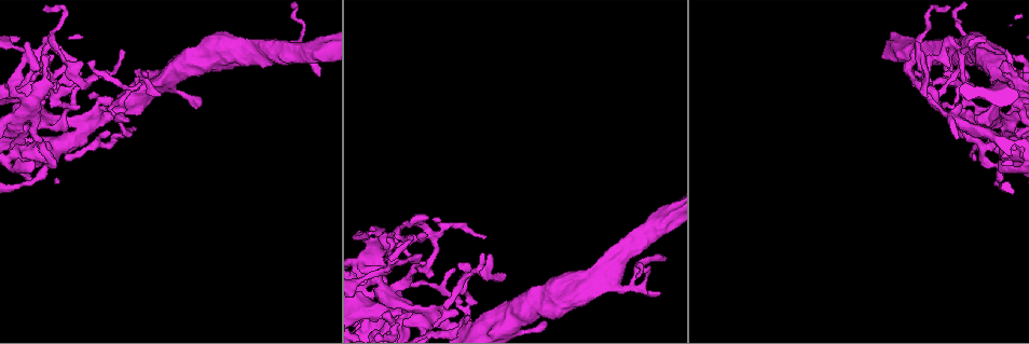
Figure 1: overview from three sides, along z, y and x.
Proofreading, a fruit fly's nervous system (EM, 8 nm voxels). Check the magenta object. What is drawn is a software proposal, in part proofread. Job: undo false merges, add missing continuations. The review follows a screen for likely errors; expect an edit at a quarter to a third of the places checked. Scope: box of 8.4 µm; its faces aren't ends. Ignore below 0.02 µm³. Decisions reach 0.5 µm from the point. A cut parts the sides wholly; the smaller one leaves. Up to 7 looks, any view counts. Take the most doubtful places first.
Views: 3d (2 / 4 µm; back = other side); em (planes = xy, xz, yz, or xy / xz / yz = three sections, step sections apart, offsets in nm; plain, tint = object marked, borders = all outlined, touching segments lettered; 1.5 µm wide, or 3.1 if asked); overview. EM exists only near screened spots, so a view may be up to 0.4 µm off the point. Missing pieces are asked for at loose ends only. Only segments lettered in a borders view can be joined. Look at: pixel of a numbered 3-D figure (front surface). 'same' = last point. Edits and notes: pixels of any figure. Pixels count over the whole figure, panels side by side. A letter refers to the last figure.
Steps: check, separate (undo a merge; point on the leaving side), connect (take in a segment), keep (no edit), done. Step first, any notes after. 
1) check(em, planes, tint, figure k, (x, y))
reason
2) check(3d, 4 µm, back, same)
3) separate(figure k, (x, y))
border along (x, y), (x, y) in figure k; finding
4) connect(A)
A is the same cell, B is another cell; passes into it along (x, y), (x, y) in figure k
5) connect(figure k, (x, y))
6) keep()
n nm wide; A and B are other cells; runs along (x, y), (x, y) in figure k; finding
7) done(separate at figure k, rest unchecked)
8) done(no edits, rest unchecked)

check(3d, 2 µm, figure 1, (423, 235))
branch point

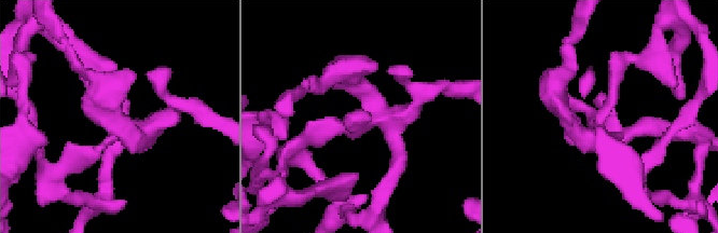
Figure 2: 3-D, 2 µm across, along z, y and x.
check(em, planes, plain, figure 2, (125, 131))

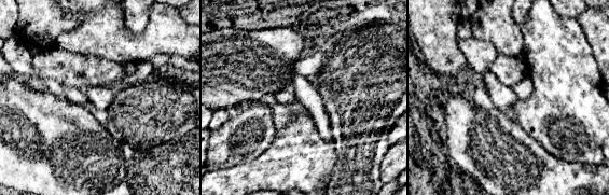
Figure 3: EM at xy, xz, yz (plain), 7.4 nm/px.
check(em, planes, borders, same)

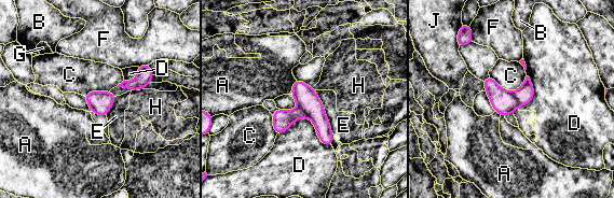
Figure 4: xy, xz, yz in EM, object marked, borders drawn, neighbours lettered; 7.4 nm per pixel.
keep()
170 nm wide; A, B, C, D, E, F, G, H and J are other cells; one neuron here

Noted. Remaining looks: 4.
check(3d, 4 µm, figure 1, (21, 118))
looks like a crossing

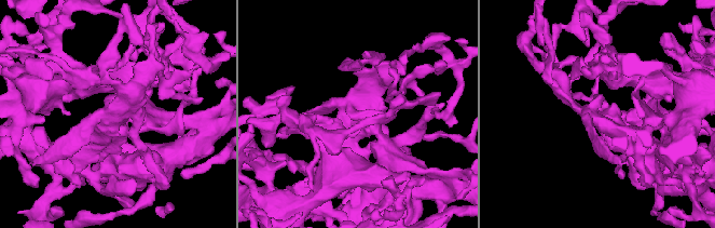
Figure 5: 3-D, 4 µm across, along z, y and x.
check(em, xy, step 8, tint, figure 5, (593, 117))
need the tissue

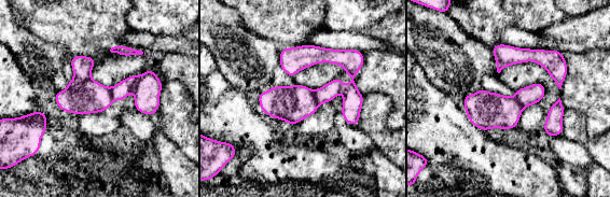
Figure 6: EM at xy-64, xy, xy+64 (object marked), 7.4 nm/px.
check(em, planes, borders, same)
cut it another way

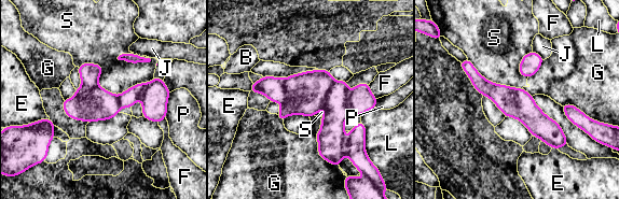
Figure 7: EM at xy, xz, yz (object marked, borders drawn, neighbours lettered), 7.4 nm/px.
keep()
B, E, F, G, J, L, P and S are other cells; runs along (465, 66), (564, 142) in figure 7; one neuron here

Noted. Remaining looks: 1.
done(no edits, rest unchecked)

